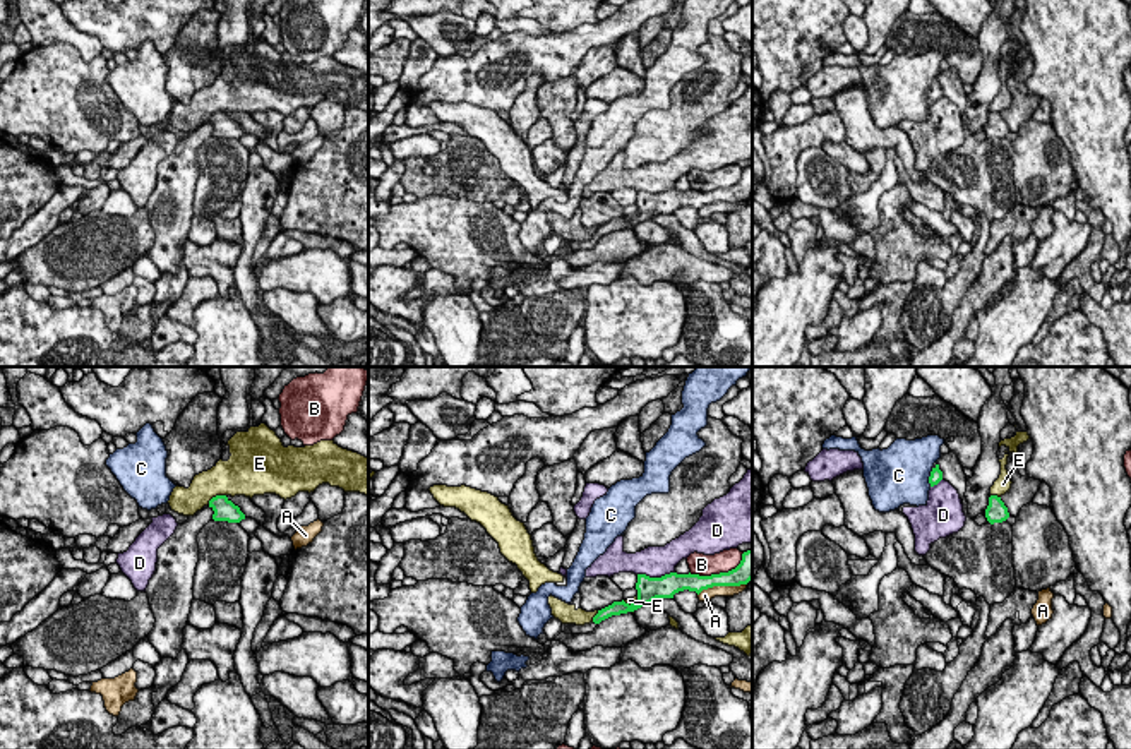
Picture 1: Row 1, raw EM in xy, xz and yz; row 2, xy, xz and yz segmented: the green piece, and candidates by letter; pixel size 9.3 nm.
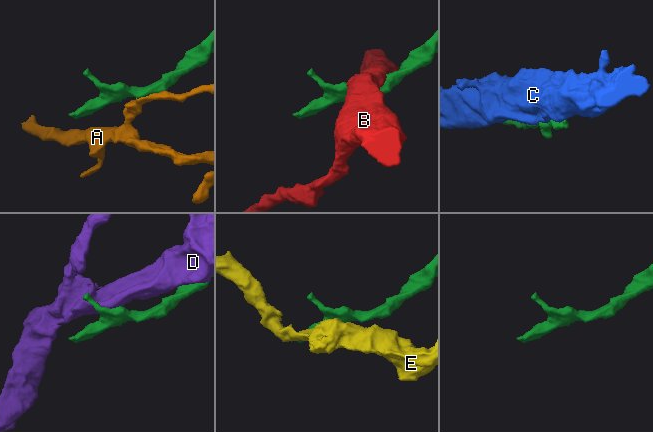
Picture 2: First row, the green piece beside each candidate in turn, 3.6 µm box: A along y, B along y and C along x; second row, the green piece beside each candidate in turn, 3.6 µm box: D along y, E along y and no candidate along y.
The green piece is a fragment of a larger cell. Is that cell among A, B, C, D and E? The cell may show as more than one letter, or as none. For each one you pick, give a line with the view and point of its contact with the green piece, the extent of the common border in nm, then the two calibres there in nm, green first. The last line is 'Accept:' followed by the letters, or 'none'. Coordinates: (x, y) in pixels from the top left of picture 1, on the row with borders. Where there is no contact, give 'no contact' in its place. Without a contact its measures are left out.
Accept: none

